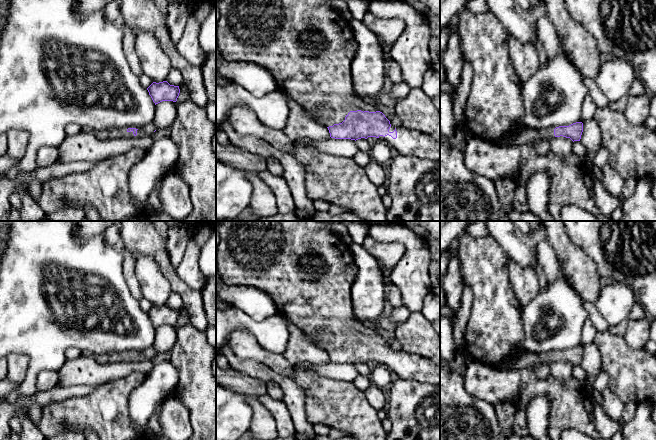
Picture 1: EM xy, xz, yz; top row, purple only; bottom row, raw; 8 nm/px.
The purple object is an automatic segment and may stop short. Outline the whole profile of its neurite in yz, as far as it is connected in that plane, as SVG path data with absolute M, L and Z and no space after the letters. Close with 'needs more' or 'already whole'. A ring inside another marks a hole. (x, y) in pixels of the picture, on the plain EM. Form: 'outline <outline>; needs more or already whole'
outline M464 232L458 239L461 277L463 283L468 285L473 293L462 353L466 353L473 361L482 362L492 368L505 361L513 361L514 371L534 368L538 363L550 364L560 360L570 362L573 366L580 365L583 356L582 346L559 350L554 354L537 354L529 353L516 345L523 340L524 333L522 306L510 285L508 272L510 257L491 235L476 238Z; needs more

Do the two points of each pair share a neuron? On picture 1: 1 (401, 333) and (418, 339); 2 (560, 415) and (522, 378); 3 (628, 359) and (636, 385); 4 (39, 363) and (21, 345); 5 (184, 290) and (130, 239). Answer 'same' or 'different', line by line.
1: same
2: same
3: same
4: same
5: same

